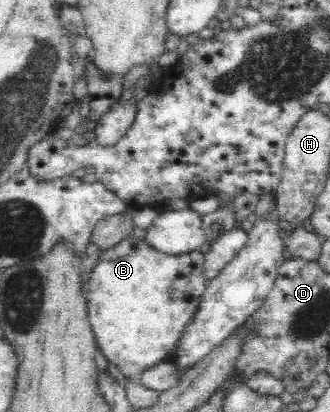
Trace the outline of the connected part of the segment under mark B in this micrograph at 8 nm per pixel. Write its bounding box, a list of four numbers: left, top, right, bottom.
[84,238,206,382]

